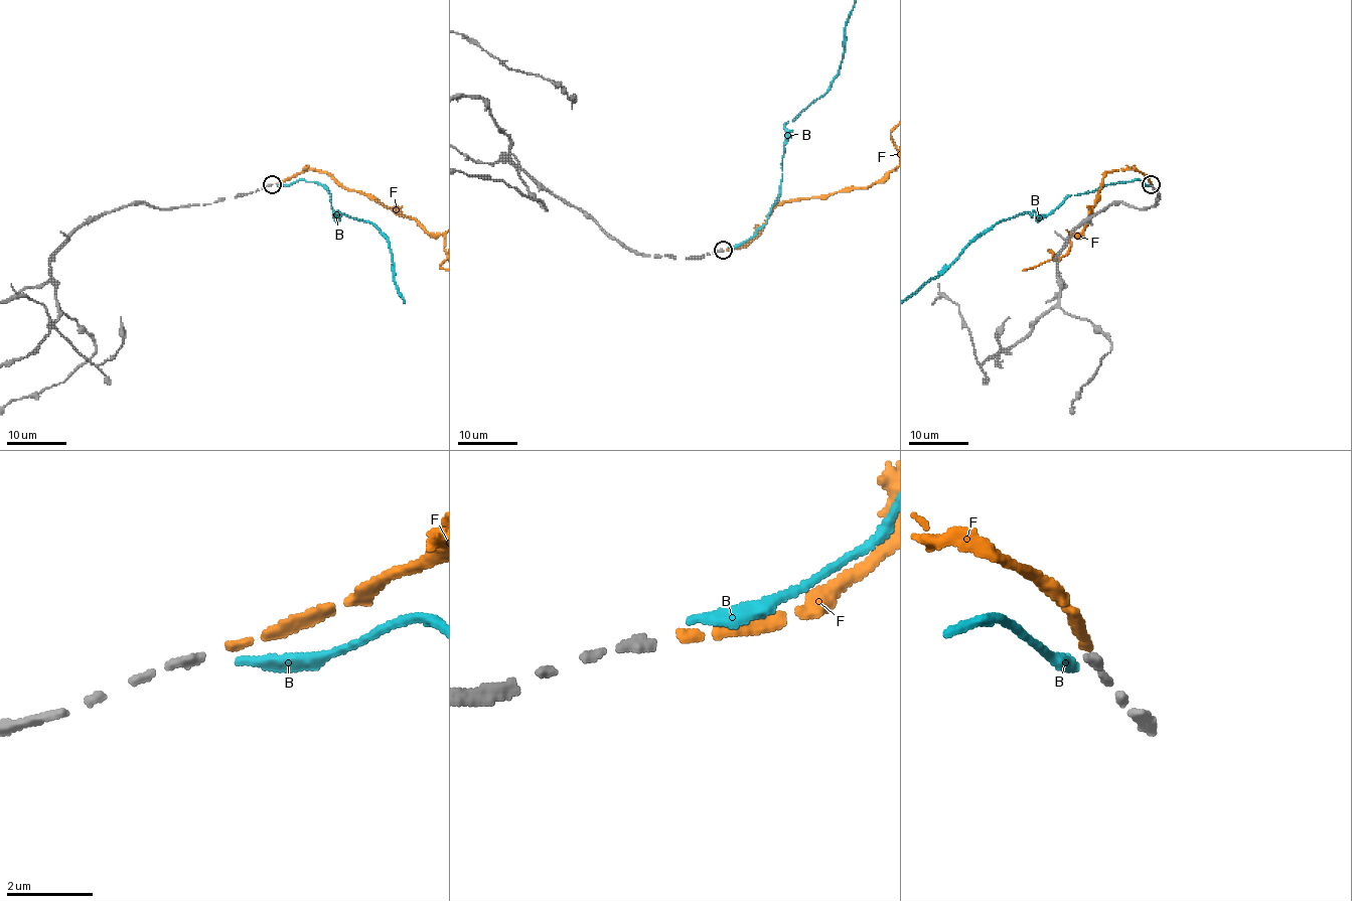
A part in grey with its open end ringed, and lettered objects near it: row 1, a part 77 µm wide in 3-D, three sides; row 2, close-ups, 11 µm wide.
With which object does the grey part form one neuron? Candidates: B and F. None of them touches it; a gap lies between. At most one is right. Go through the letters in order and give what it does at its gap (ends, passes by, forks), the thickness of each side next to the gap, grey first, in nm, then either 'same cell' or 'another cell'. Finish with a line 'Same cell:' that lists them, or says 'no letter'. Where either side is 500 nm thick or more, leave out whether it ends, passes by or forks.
B: it ends | 240/240 nm | another cell
F: it ends | 240/170 nm | same cell
Same cell: F

